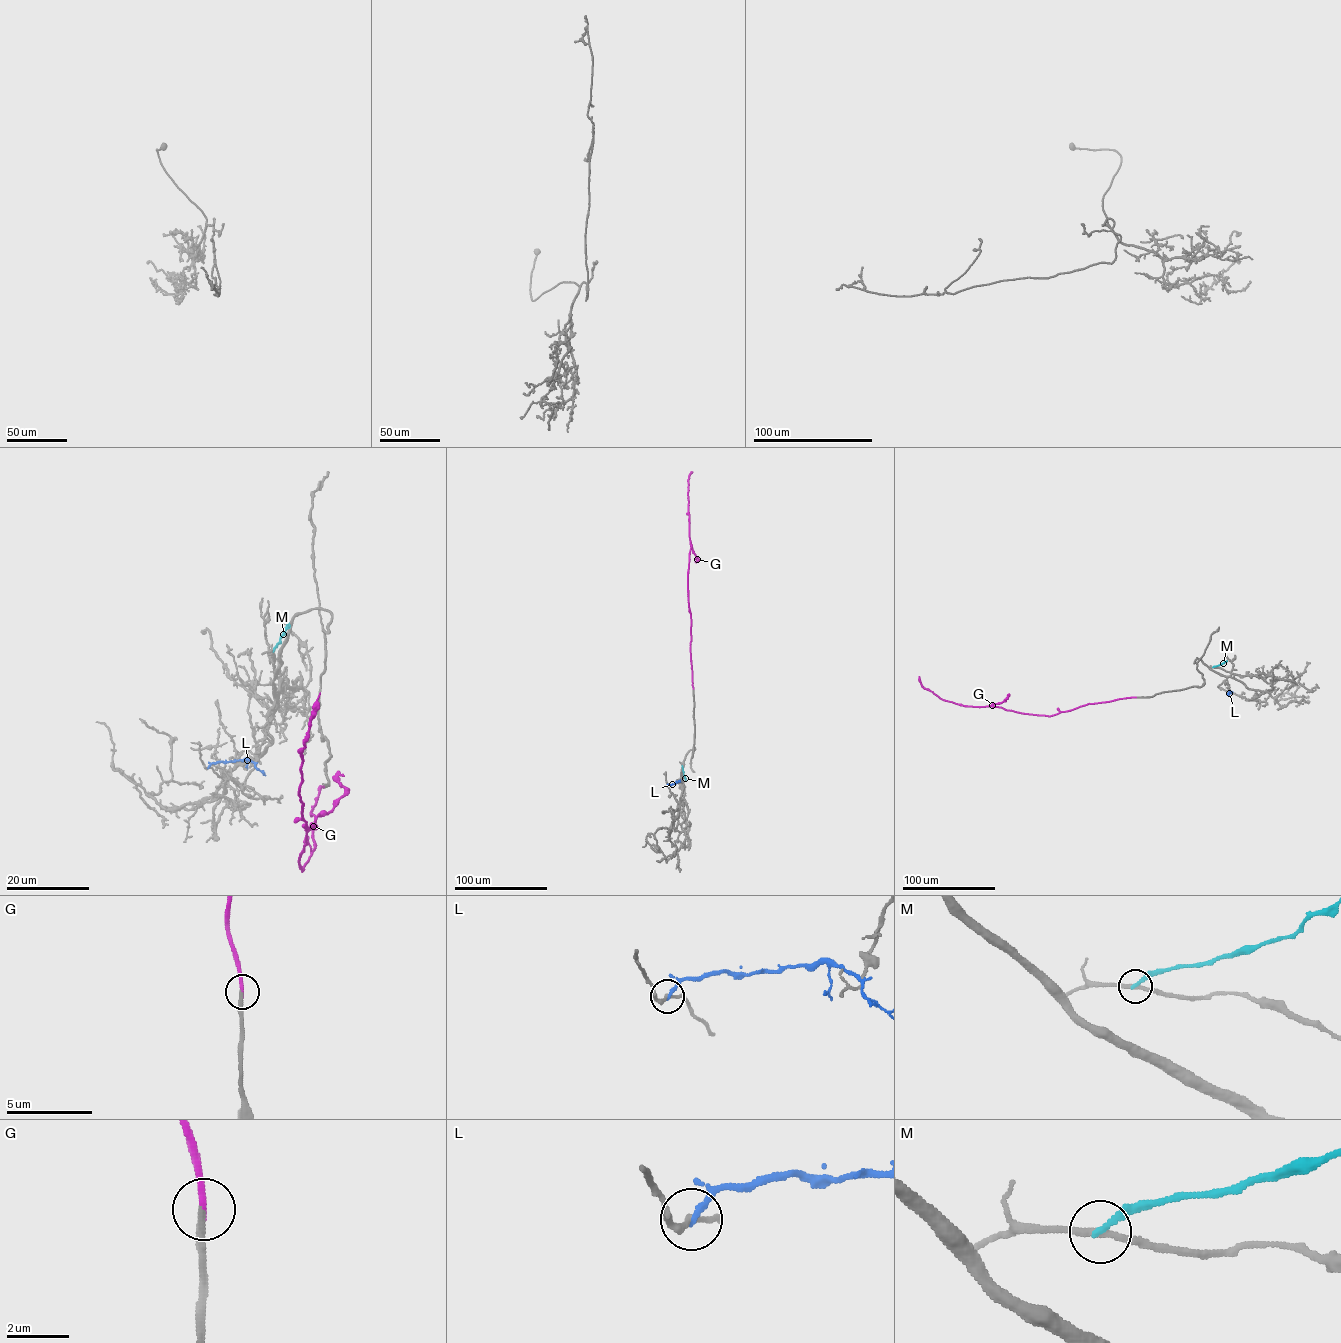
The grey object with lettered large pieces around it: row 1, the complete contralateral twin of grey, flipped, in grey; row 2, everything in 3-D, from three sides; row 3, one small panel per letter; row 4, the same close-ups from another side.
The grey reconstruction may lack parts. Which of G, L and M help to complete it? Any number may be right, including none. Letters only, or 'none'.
G

